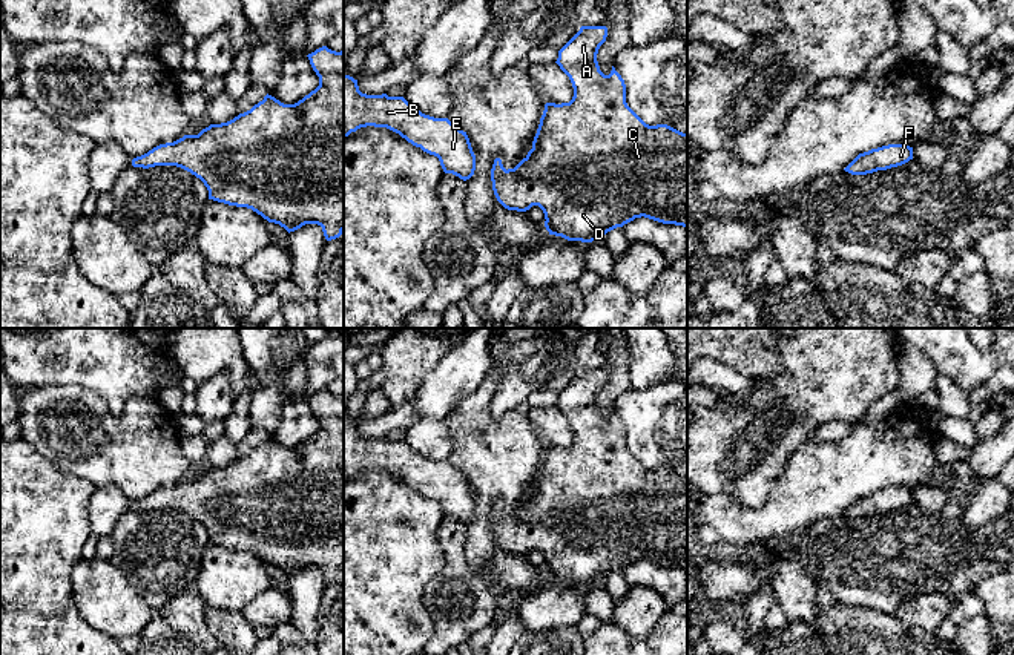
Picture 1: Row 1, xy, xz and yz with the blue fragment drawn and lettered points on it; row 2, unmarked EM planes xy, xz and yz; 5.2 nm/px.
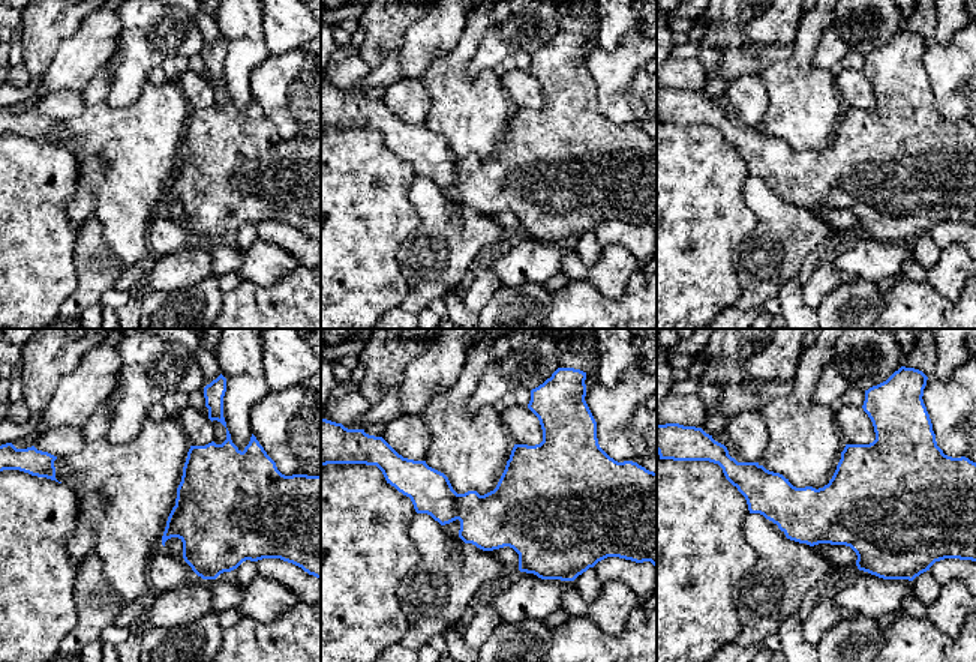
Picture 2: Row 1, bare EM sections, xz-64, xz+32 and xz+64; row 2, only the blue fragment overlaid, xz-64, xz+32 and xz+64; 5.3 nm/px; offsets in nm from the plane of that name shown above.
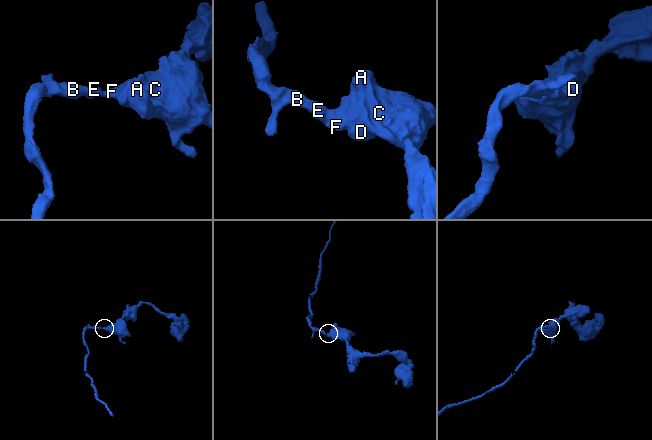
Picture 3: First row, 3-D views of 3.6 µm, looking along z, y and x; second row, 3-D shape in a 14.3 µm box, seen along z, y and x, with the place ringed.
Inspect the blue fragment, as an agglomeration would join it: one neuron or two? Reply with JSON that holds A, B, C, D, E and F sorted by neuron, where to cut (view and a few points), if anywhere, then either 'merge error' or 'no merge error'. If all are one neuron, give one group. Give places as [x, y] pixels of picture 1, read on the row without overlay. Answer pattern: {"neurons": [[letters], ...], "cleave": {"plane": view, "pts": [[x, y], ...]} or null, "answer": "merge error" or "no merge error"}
{"neurons": [["A", "B", "C", "D", "E", "F"]], "cleave": null, "answer": "no merge error"}

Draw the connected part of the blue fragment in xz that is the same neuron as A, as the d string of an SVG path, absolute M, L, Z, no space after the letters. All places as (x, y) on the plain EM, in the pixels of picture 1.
M581 370L558 394L557 408L569 420L574 440L569 446L546 446L532 492L514 511L505 512L500 502L491 512L492 534L508 554L526 555L538 549L545 557L549 578L568 584L592 586L635 561L683 569L687 574L687 477L667 468L646 468L626 446L626 428L612 410L609 419L600 414L597 397L606 385L606 370Z

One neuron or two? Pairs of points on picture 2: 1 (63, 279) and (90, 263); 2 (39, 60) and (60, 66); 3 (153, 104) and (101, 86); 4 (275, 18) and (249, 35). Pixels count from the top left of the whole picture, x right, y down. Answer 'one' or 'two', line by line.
1: two
2: two
3: one
4: two

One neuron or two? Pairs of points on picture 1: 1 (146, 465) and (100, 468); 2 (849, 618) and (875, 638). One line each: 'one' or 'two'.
1: one
2: one

